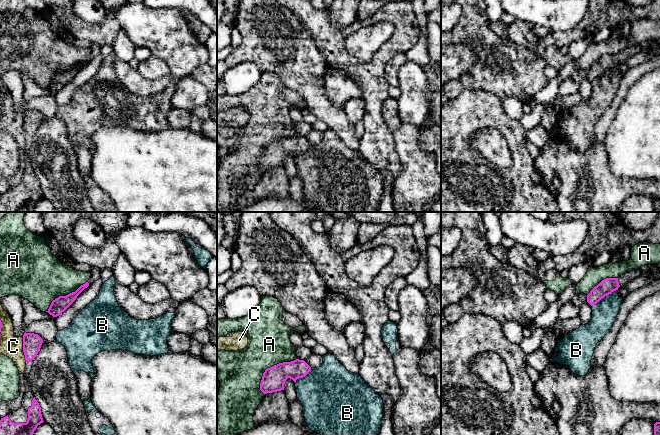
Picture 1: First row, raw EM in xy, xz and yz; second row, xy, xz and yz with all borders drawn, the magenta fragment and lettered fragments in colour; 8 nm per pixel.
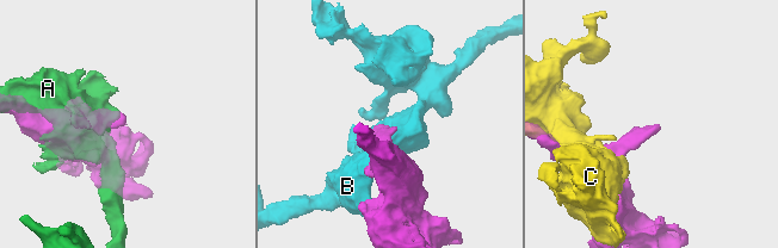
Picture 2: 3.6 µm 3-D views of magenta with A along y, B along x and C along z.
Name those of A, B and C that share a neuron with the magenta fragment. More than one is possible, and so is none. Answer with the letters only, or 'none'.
none

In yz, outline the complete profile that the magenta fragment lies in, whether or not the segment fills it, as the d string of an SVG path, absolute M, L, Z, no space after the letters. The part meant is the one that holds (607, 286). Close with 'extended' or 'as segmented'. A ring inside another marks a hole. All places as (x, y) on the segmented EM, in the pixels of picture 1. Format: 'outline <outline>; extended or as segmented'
outline M631 269L626 271L618 278L606 278L602 280L597 286L595 286L587 295L587 302L593 306L599 302L605 296L618 290L629 283L631 280L637 278L641 274L639 269Z; extended

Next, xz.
outline M299 359L274 365L263 373L260 390L264 394L284 390L288 378L296 382L297 379L305 377L310 370L311 367L304 360Z; as segmented

